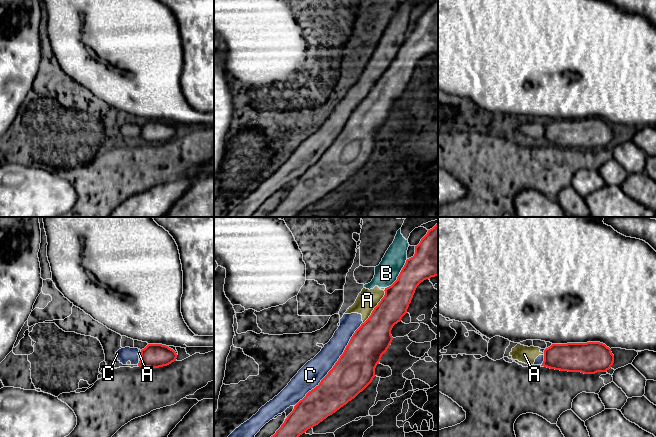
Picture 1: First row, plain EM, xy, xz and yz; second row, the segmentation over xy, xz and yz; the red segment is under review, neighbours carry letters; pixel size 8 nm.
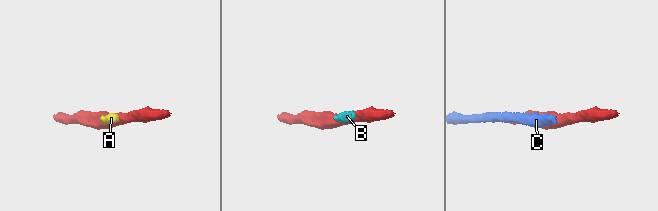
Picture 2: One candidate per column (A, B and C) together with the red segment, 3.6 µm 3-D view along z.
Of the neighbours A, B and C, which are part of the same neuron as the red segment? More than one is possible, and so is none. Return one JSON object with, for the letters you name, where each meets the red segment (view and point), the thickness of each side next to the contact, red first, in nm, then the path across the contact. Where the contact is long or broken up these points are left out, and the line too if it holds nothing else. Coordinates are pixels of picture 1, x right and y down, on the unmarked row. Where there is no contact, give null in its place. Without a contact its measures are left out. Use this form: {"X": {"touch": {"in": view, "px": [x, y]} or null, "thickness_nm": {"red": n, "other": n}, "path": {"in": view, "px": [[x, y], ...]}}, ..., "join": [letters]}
{"join": []}

